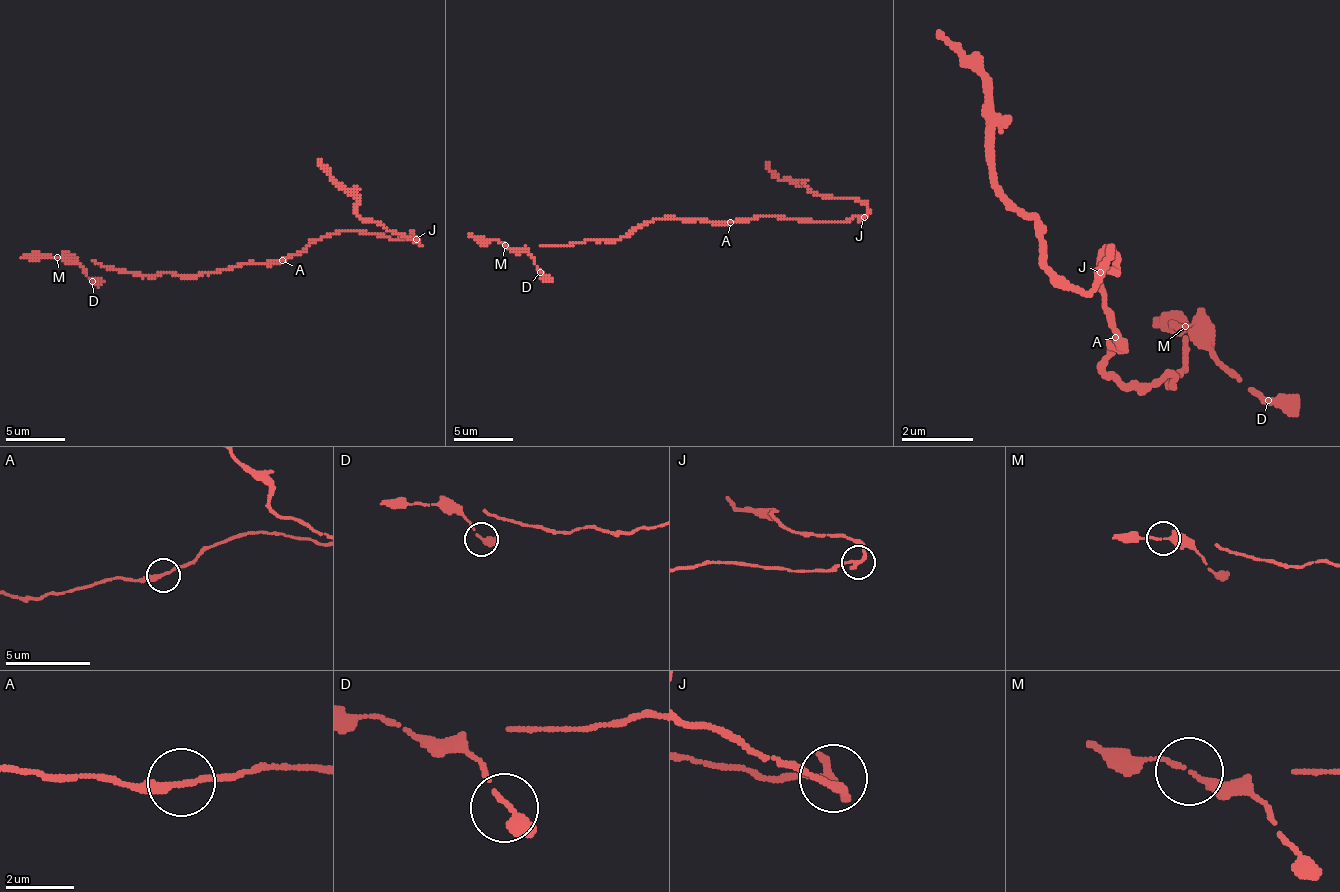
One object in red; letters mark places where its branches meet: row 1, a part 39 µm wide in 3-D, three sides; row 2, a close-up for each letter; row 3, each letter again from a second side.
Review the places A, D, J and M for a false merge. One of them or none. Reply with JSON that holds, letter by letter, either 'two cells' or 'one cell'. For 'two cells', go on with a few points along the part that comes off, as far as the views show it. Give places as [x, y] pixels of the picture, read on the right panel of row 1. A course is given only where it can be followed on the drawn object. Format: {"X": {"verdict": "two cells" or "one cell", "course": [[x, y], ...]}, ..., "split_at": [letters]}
{"A": {"verdict": "one cell"}, "D": {"verdict": "one cell"}, "J": {"verdict": "two cells", "course": [[1097, 274], [1070, 292], [1043, 265], [1034, 220], [1007, 193], [989, 157], [989, 85], [935, 31]]}, "M": {"verdict": "one cell"}, "split_at": ["J"]}

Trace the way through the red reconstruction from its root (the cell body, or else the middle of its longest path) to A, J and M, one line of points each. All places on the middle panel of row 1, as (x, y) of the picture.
A: (745, 222), (730, 222)
J: (745, 222), (760, 216), (811, 219), (814, 222), (849, 222), (855, 216), (864, 216)
M: (745, 222), (653, 219), (632, 228), (617, 240), (585, 240), (567, 246), (528, 249), (504, 246)

